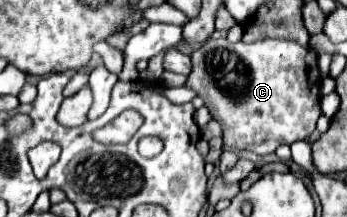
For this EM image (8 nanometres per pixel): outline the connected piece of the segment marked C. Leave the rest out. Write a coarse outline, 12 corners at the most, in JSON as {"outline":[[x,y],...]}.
{"outline":[[209,39],[195,89],[223,143],[269,155],[321,117],[317,53]]}

